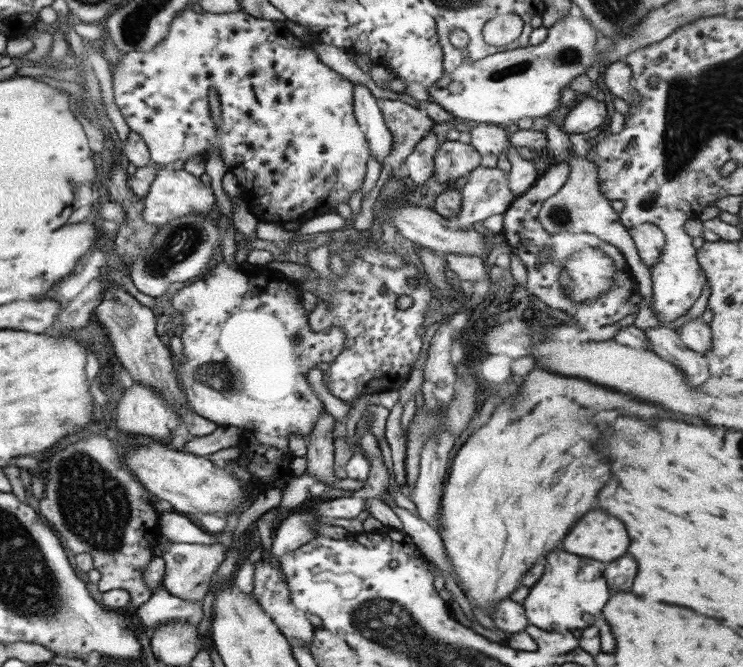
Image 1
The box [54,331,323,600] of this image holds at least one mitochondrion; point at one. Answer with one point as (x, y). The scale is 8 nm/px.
(218, 376)

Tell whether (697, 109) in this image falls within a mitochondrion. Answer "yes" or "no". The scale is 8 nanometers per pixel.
yes

